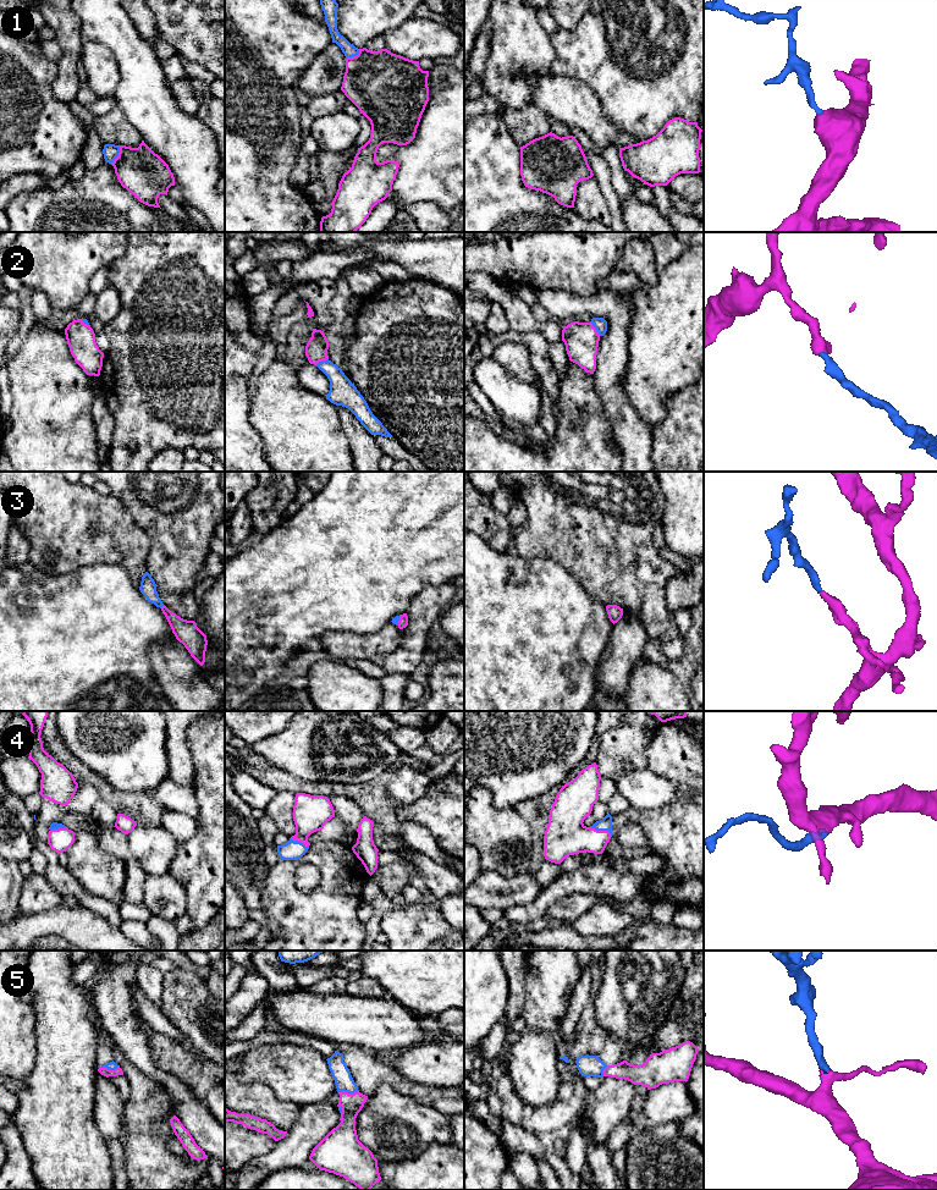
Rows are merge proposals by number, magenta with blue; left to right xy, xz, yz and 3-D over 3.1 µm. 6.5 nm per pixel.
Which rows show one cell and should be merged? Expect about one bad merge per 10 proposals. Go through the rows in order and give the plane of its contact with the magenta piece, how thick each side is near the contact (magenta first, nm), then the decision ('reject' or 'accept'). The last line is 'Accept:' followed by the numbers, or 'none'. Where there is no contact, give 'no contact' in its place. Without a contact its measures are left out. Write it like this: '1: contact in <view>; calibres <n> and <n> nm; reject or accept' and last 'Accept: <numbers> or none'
1: contact in xy; calibres 300 and 100 nm; accept
2: contact in yz; calibres 220 and 90 nm; accept
3: contact in xy; calibres 160 and 110 nm; accept
4: contact in yz; calibres 280 and 80 nm; accept
5: contact in xy; calibres 60 and 60 nm; accept
Accept: 1, 2, 3, 4, 5

